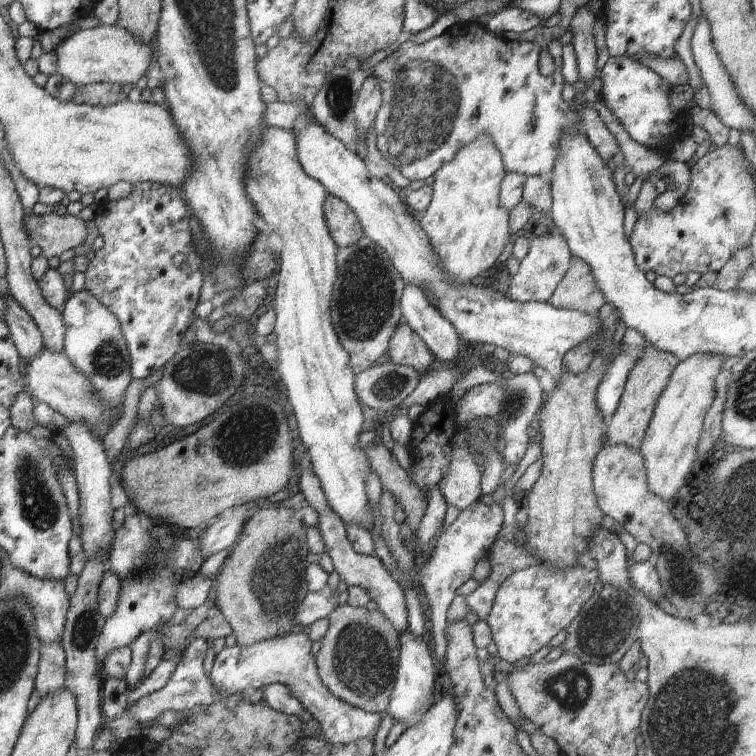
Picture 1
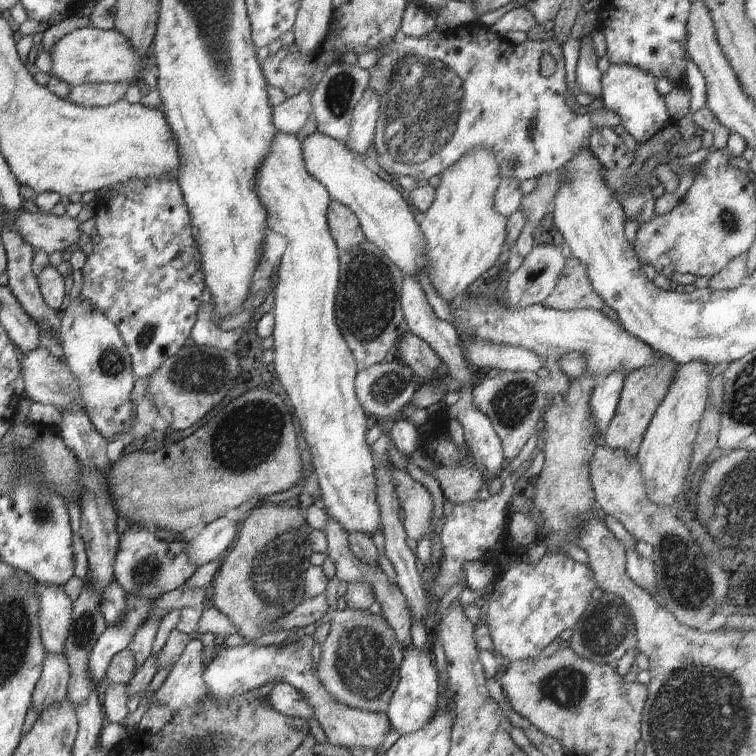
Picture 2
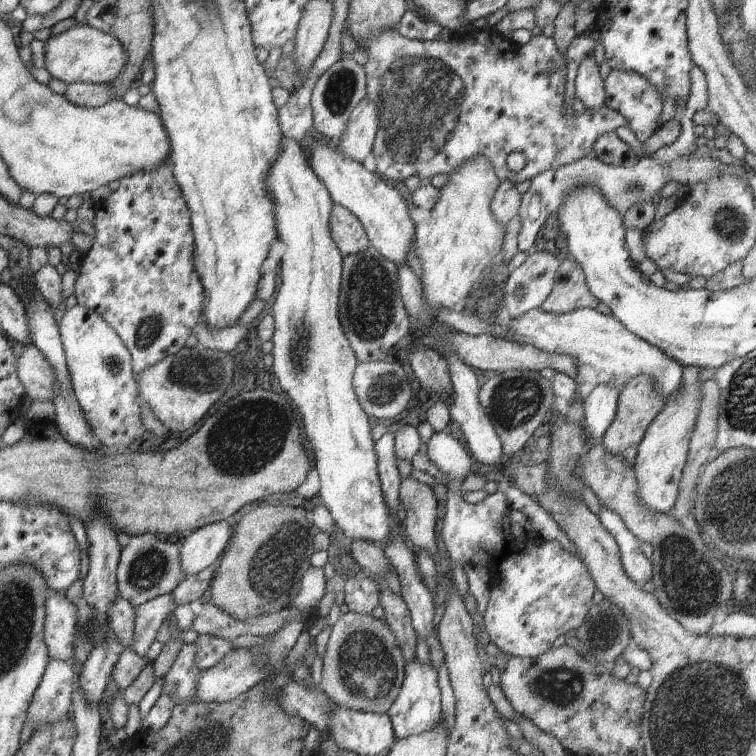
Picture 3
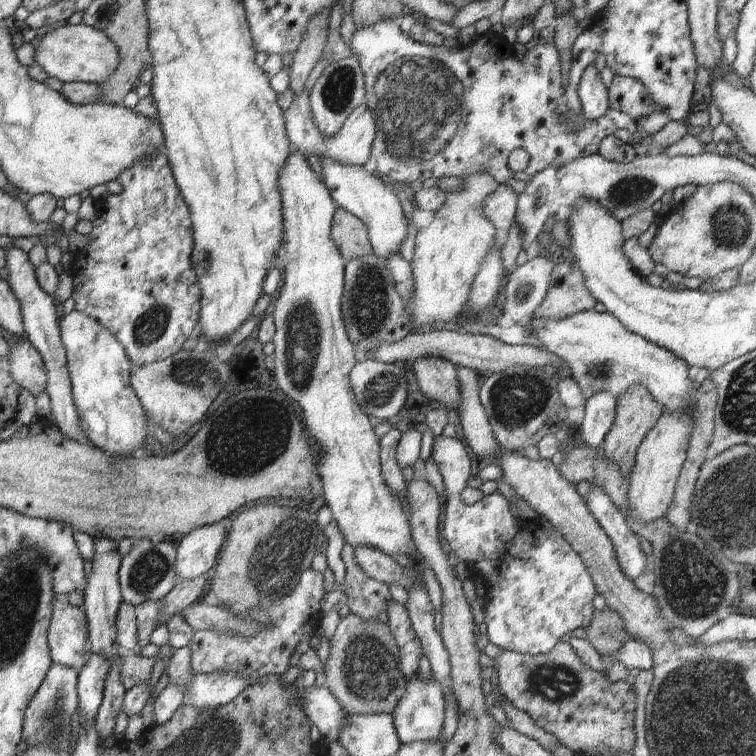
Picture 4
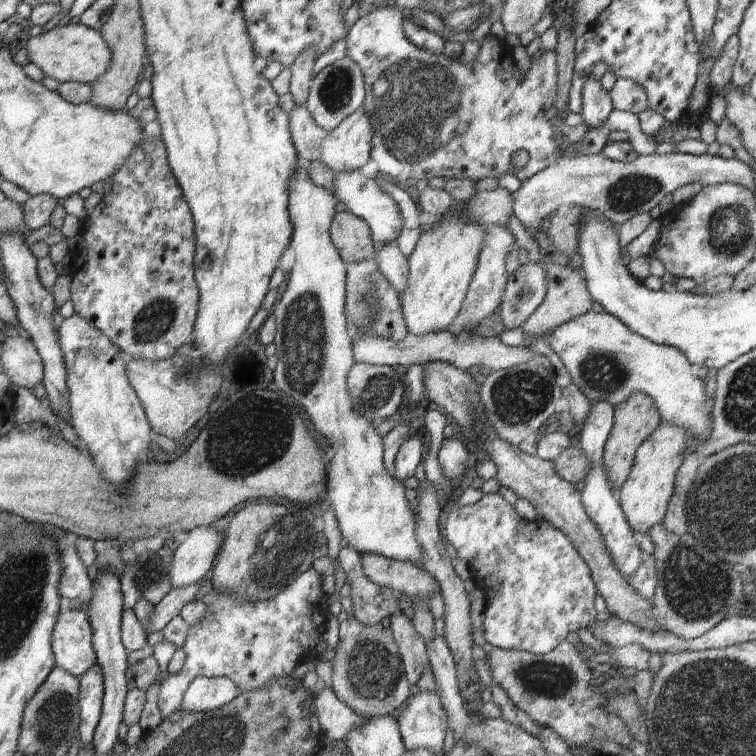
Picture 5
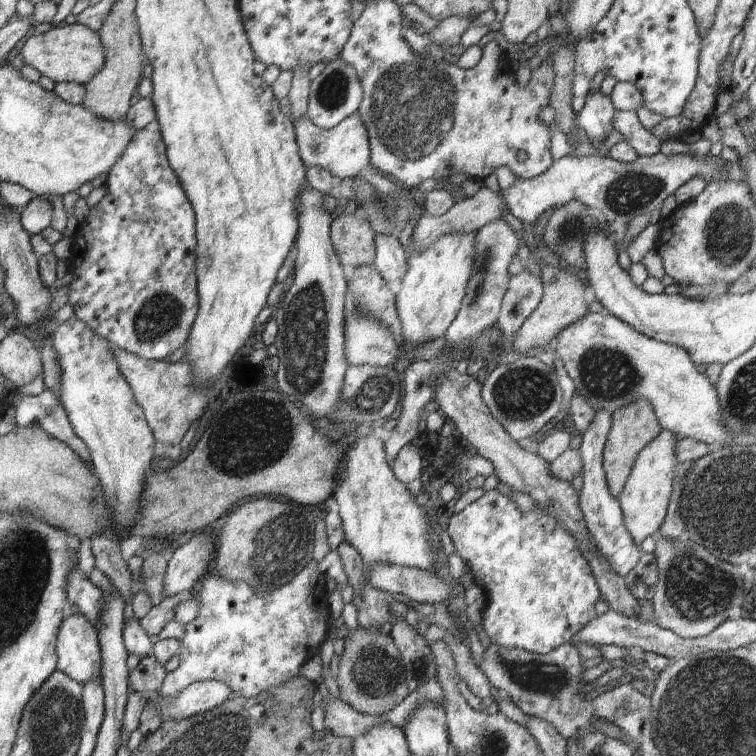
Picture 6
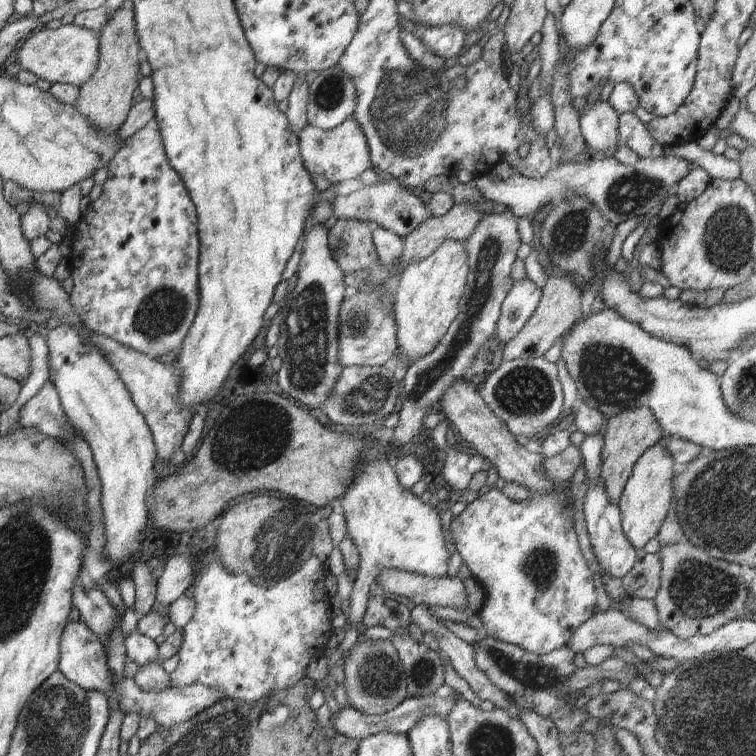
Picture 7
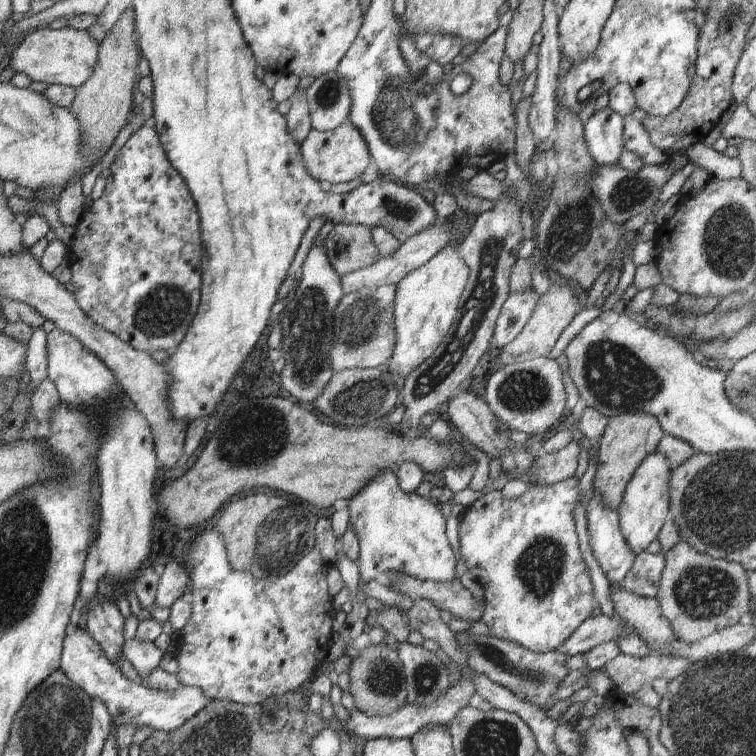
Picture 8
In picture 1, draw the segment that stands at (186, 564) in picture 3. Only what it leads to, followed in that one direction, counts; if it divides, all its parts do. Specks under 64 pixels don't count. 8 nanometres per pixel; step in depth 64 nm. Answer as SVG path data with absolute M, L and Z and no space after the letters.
M225 517L214 521L201 535L201 555L206 560L214 553L231 549L239 540L242 527L245 524L243 517Z

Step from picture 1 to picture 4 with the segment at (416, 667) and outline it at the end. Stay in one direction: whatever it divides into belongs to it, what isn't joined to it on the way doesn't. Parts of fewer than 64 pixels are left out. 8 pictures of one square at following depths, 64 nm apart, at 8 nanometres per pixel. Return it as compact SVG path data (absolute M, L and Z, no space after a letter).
M418 674L407 678L405 695L391 712L394 726L401 743L410 741L440 741L445 709L445 694L436 677L420 678Z

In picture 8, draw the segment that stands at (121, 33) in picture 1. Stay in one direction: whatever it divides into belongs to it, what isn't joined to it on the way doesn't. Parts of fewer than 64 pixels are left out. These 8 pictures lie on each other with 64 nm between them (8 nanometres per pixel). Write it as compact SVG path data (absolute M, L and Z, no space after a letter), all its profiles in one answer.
M68 26L61 29L38 29L29 33L25 40L14 48L9 66L16 73L23 72L36 82L78 88L92 76L98 49L99 42L94 40L87 30L76 30Z

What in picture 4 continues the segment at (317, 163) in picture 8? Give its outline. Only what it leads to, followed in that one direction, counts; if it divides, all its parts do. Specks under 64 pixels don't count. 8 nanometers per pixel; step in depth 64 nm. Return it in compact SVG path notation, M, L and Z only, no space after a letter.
M319 58L319 61L314 65L309 77L306 79L303 91L294 95L289 108L283 112L284 126L294 150L302 153L304 158L307 158L309 154L316 154L320 158L328 157L340 164L364 166L368 156L371 155L372 143L376 132L376 121L372 110L367 107L367 104L357 106L348 115L342 128L334 136L322 134L315 125L312 116L309 105L311 88L316 84L316 81L322 76L323 70L330 63L326 58Z

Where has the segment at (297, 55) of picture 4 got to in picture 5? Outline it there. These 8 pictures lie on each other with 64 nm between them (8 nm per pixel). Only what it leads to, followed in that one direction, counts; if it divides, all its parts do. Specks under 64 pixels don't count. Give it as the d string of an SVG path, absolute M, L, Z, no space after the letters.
M308 47L289 66L292 75L289 92L292 94L296 105L304 105L307 102L309 88L313 80L312 68L314 68L316 59L317 50L314 47Z

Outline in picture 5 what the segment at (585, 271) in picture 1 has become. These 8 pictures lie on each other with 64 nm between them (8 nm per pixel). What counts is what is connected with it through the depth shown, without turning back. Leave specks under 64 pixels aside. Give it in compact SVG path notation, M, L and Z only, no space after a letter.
M546 262L545 270L547 293L541 305L525 320L522 328L526 334L542 337L558 325L564 324L577 316L586 314L592 308L593 299L588 292L586 281L580 277L579 271L568 266Z

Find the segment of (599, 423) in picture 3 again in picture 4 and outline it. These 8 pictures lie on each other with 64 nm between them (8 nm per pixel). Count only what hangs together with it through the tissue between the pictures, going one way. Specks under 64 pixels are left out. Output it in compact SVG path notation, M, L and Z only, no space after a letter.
M606 391L595 392L585 400L585 415L577 433L581 445L593 449L602 448L614 422L616 407L617 398Z

